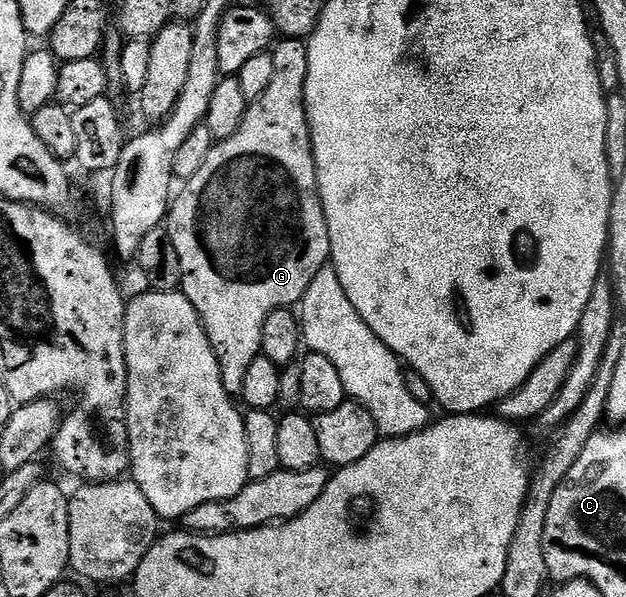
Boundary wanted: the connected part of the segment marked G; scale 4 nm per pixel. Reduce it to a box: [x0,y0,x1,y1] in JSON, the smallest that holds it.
[168,38,330,397]

